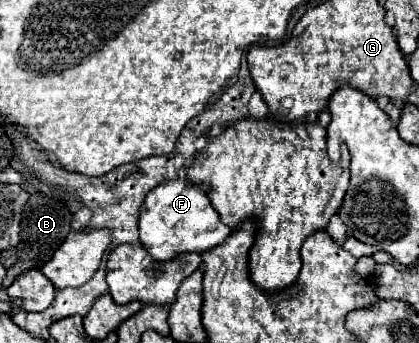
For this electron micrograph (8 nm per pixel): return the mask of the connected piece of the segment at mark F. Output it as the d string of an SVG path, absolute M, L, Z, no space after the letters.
M171 180L171 182L161 182L155 190L151 190L145 196L139 218L139 232L141 232L139 240L155 260L171 260L181 252L203 254L205 250L227 240L231 228L221 222L205 190L209 190L207 184Z

